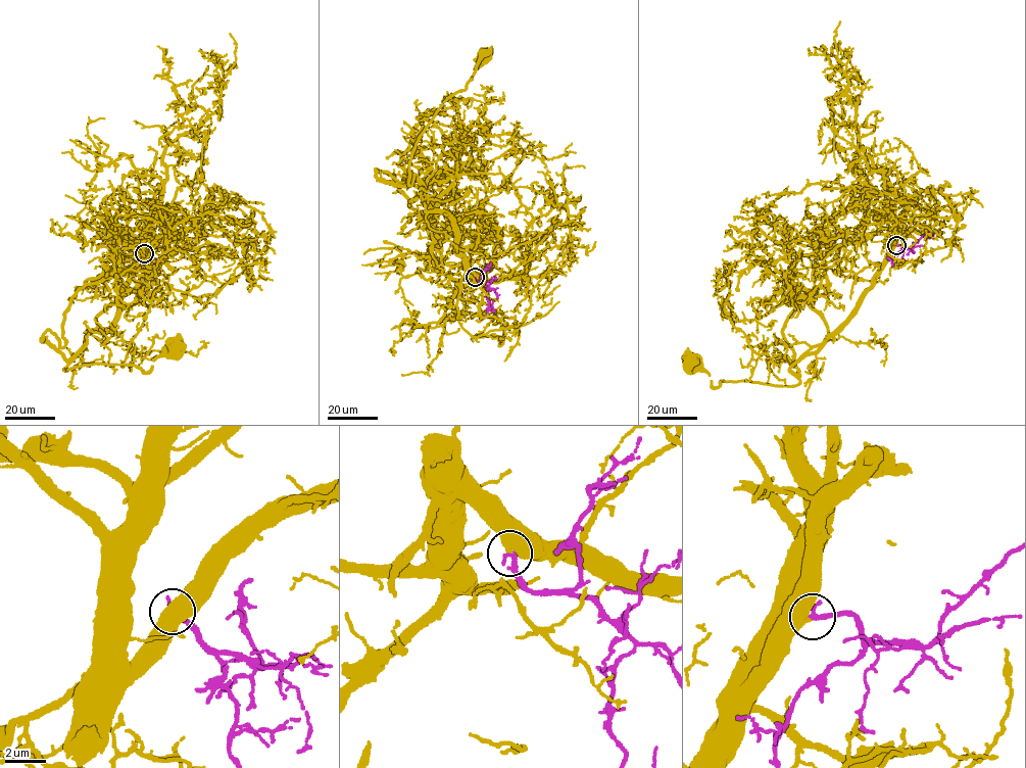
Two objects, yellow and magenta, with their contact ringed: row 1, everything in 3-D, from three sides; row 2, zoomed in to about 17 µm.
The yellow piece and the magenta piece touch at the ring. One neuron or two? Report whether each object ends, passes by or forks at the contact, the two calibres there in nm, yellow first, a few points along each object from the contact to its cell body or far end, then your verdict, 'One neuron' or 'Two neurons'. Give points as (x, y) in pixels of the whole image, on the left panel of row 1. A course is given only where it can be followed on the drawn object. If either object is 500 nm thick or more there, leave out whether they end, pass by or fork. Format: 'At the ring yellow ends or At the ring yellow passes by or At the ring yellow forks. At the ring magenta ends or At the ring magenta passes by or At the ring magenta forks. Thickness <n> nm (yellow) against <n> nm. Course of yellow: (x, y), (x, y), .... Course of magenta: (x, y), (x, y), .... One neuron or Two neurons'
Thickness 600 nm (yellow) against 320 nm. Course of yellow: (144, 253), (110, 327), (92, 330), (64, 370), (103, 363), (132, 365), (147, 372), (152, 361), (173, 347). Course of magenta: (144, 253), (155, 259), (151, 251), (155, 247). One neuron

